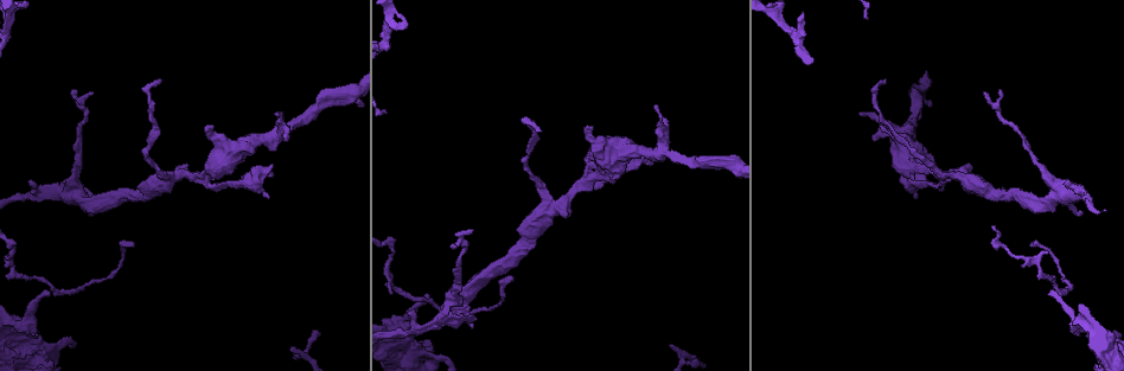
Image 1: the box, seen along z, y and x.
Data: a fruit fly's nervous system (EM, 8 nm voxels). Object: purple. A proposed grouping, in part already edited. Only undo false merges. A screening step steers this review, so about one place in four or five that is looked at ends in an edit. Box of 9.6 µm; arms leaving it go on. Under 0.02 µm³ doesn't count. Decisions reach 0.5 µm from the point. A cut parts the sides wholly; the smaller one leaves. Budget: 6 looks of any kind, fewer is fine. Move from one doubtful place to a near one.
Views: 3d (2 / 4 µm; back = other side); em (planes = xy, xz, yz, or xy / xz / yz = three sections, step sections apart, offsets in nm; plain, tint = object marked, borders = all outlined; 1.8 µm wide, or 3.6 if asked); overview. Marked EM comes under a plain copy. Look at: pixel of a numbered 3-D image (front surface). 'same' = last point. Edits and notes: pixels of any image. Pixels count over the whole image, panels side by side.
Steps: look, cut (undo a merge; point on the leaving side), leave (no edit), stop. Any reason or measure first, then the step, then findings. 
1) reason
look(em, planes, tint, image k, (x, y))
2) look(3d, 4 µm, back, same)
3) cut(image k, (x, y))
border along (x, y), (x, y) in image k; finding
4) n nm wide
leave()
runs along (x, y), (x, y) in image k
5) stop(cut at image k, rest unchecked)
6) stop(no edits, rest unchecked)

arms part here
look(3d, 2 µm, image 1, (199, 175))

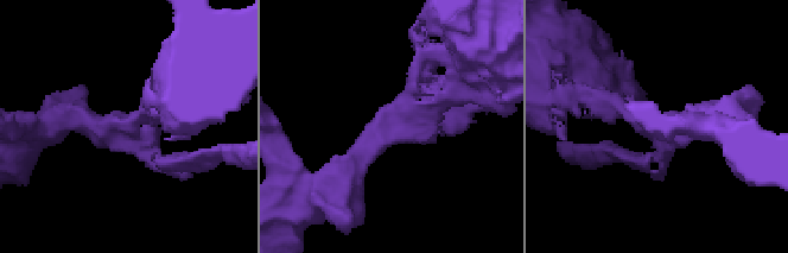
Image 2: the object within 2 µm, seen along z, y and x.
3 arms; arms of 170, 280, 300 nm
look(em, xy, step 16, tint, image 2, (397, 122))

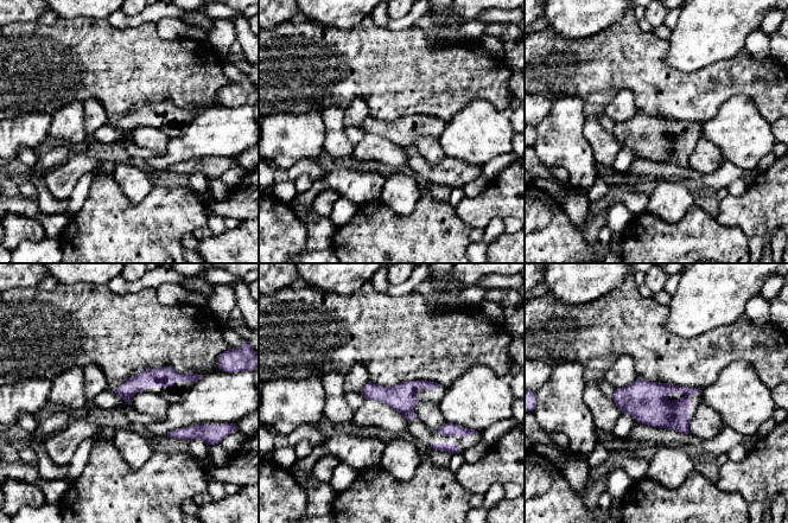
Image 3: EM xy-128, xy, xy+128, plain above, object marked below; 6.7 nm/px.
look(em, planes, tint, same)

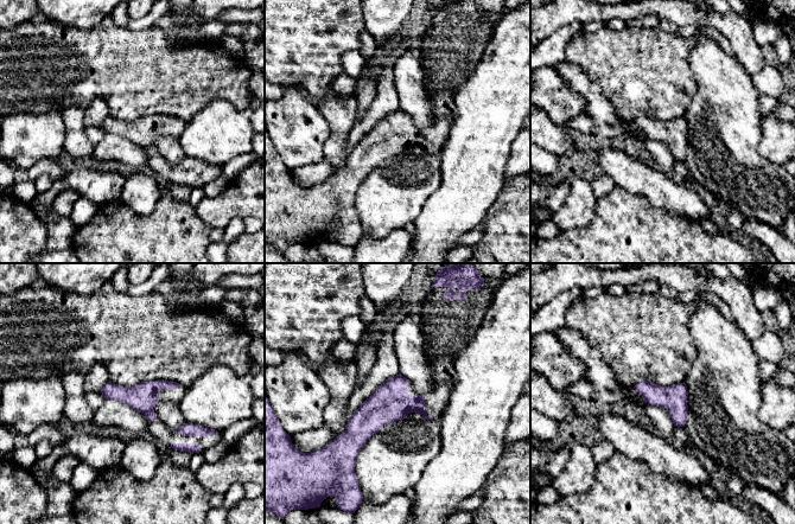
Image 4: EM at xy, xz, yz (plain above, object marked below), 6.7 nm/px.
leave()
continuous, no second neuron

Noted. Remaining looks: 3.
calibre changes
look(3d, 2 µm, image 1, (280, 129))

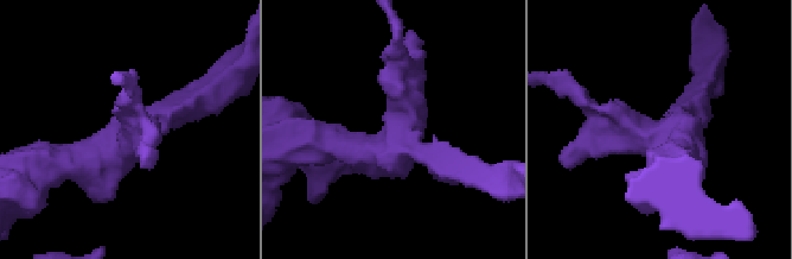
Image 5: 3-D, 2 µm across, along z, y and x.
look(em, xz, step 8, tint, image 5, (676, 137))

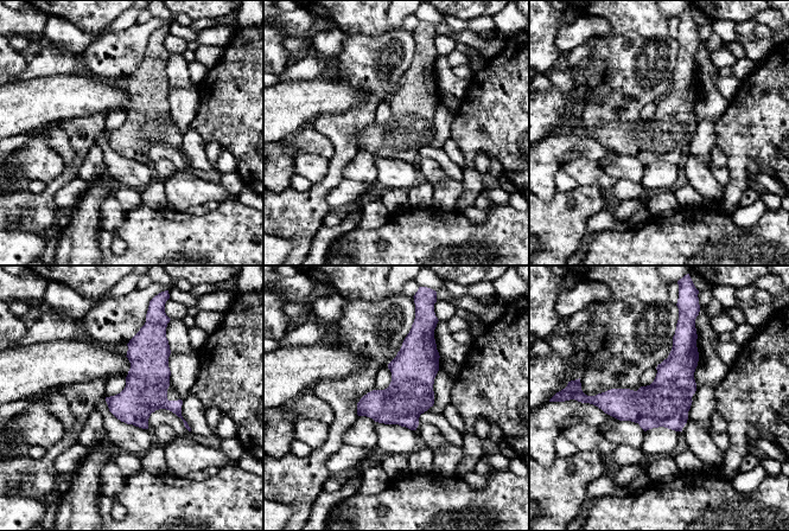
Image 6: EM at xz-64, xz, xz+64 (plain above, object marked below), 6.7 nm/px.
another direction
look(em, planes, borders, same)

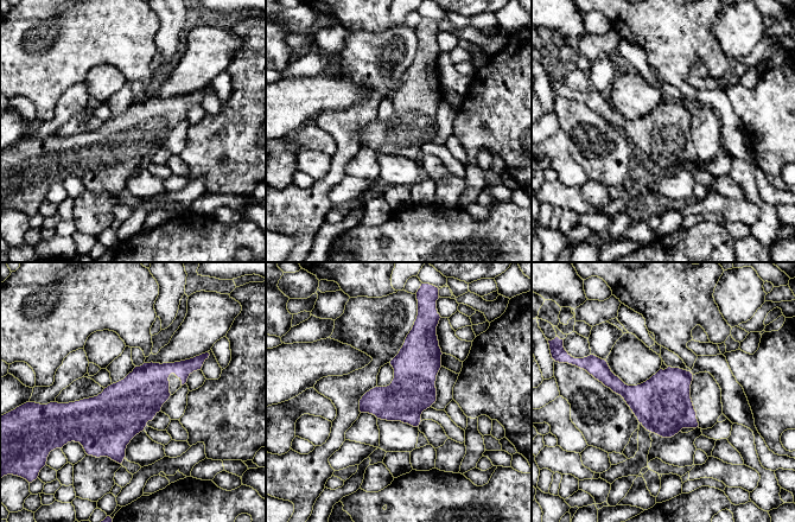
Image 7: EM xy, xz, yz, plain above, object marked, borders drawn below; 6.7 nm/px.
300 nm wide
leave()
one neuron here

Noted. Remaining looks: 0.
stop(no edits, rest unchecked)

